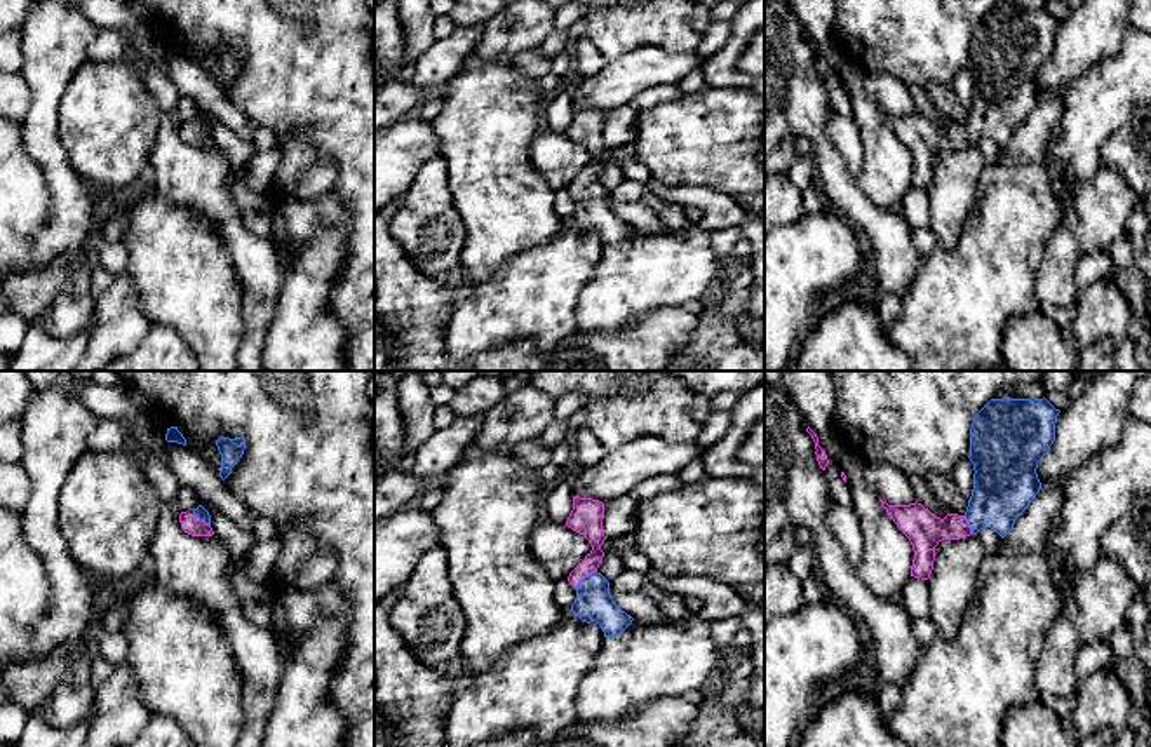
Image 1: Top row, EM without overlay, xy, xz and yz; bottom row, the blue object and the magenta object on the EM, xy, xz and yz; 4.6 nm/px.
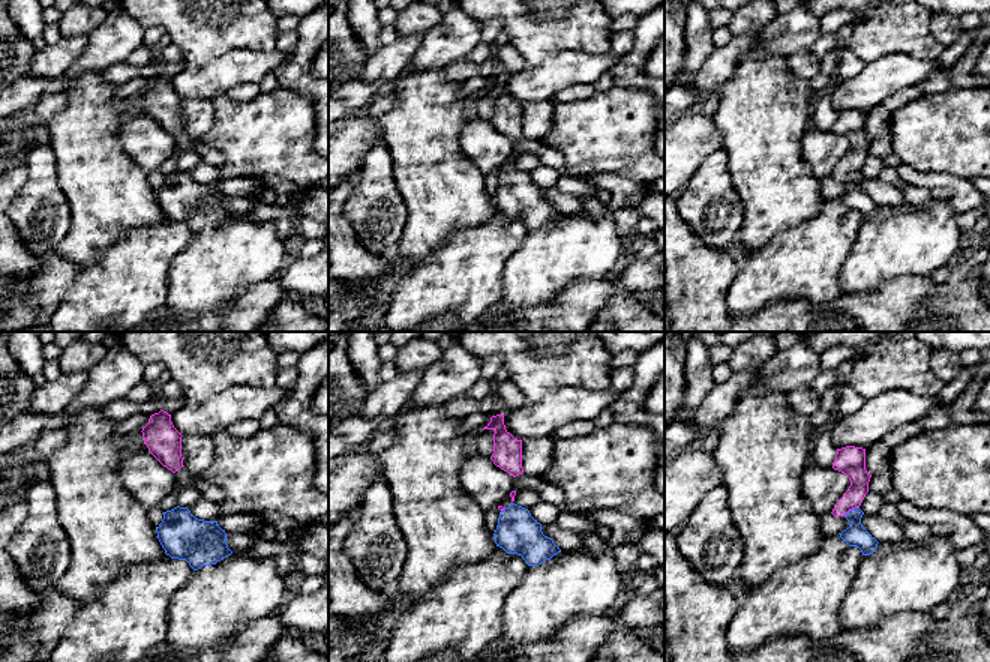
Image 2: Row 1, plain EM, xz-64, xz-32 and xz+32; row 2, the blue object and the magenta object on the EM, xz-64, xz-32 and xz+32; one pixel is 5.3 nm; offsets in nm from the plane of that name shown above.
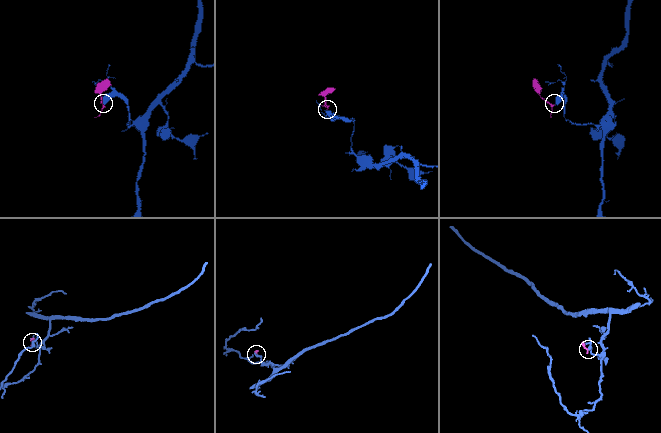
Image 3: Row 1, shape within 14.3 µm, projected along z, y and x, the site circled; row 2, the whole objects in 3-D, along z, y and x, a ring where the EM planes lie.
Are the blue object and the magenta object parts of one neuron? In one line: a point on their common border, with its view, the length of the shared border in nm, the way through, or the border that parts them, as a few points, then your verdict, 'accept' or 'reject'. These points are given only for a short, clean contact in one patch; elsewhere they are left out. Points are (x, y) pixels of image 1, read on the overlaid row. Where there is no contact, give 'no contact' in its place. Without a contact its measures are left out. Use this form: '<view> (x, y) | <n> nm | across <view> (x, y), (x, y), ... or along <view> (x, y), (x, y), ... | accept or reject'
xz (585, 577) | 130 nm | across xz (592, 603), (592, 587), (585, 577), (596, 556), (589, 523) | accept

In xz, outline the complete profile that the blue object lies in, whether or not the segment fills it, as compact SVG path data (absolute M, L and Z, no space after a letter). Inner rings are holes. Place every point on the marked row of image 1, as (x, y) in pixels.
M573 496L573 510L566 526L583 535L592 550L569 573L568 582L576 587L576 599L571 611L582 622L601 625L604 637L620 636L630 623L632 616L622 611L609 596L609 582L597 571L604 552L604 503L592 498Z

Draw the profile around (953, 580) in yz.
M977 535L942 540L935 547L933 569L928 578L930 620L937 637L951 641L958 636L963 616L979 583L979 568L986 555Z

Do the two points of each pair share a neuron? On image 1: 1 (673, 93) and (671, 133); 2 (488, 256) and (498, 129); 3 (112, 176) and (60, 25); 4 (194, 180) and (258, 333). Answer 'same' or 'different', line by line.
1: different
2: same
3: different
4: same

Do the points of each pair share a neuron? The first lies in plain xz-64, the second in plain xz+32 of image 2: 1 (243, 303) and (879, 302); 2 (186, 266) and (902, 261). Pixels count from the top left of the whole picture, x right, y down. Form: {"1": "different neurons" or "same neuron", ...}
{"1": "same neuron", "2": "same neuron"}

